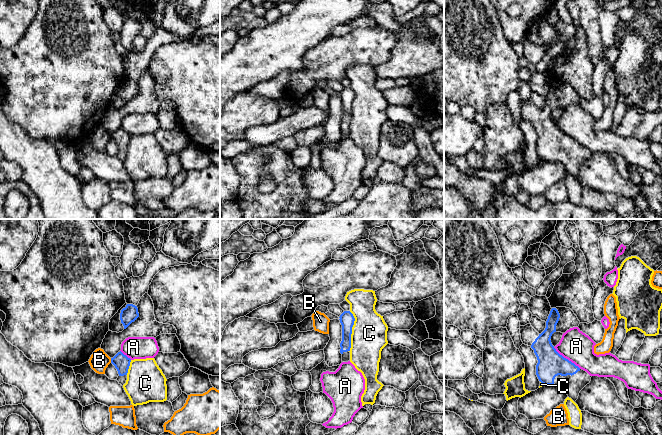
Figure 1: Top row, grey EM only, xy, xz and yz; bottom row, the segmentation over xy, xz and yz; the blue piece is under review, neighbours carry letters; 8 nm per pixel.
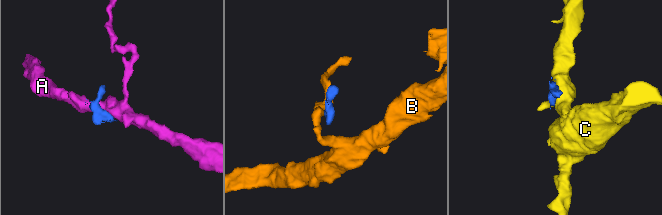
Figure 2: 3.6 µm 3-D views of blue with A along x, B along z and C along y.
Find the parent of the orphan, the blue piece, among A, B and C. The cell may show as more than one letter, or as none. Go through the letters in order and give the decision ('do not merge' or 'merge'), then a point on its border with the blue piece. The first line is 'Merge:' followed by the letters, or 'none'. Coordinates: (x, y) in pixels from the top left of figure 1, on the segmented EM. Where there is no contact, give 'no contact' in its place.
Merge: none
A: do not merge; meets blue in yz at (567, 359)
B: do not merge; meets blue in xy at (111, 360)
C: do not merge; meets blue in xz at (351, 331)

